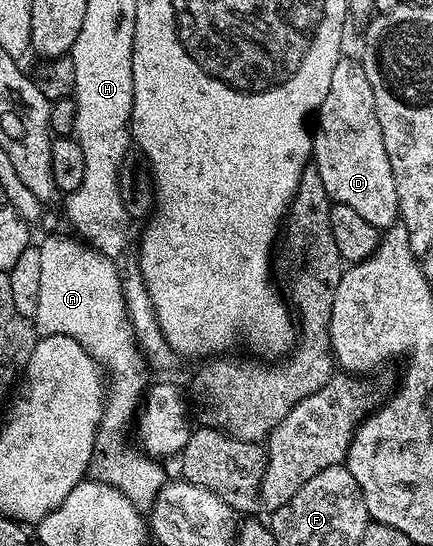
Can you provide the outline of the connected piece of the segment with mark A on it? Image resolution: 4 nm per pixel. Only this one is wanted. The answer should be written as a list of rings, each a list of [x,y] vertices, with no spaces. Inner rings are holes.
[[[49,236],[40,241],[40,265],[42,274],[39,277],[39,310],[31,317],[31,323],[37,330],[38,337],[66,336],[75,338],[91,358],[98,361],[107,376],[107,395],[105,398],[105,414],[101,417],[101,427],[97,433],[97,448],[105,453],[98,455],[95,460],[95,472],[106,484],[117,488],[121,493],[138,506],[152,505],[158,490],[167,483],[167,475],[160,468],[156,459],[148,455],[128,456],[121,449],[121,431],[125,428],[125,420],[132,421],[135,413],[142,407],[143,397],[150,387],[151,380],[145,377],[147,365],[144,356],[129,327],[129,314],[125,311],[125,294],[120,269],[116,268],[116,261],[112,257],[103,255],[89,247],[84,241],[70,236]]]

